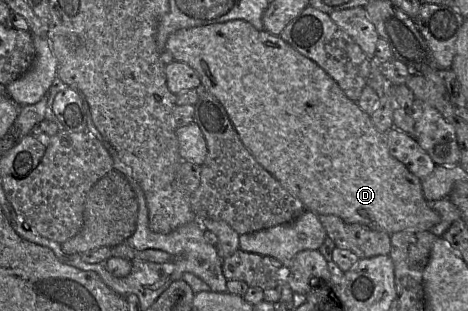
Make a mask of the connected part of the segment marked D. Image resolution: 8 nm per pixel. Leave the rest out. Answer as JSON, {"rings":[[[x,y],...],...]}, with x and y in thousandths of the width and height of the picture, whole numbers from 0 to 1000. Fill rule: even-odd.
{"rings":[[[496,64],[479,74],[382,93],[359,119],[350,161],[363,167],[372,193],[402,206],[421,232],[429,254],[429,277],[457,305],[483,350],[494,392],[530,486],[568,550],[596,582],[605,605],[639,637],[656,675],[677,691],[718,691],[744,717],[765,717],[831,756],[857,743],[921,743],[940,717],[940,691],[915,662],[915,646],[906,633],[902,579],[833,495],[825,424],[814,424],[799,405],[791,370],[778,360],[759,325],[744,315],[697,228],[669,193],[630,161],[596,113],[579,109],[568,96],[551,96],[524,64]]]}

